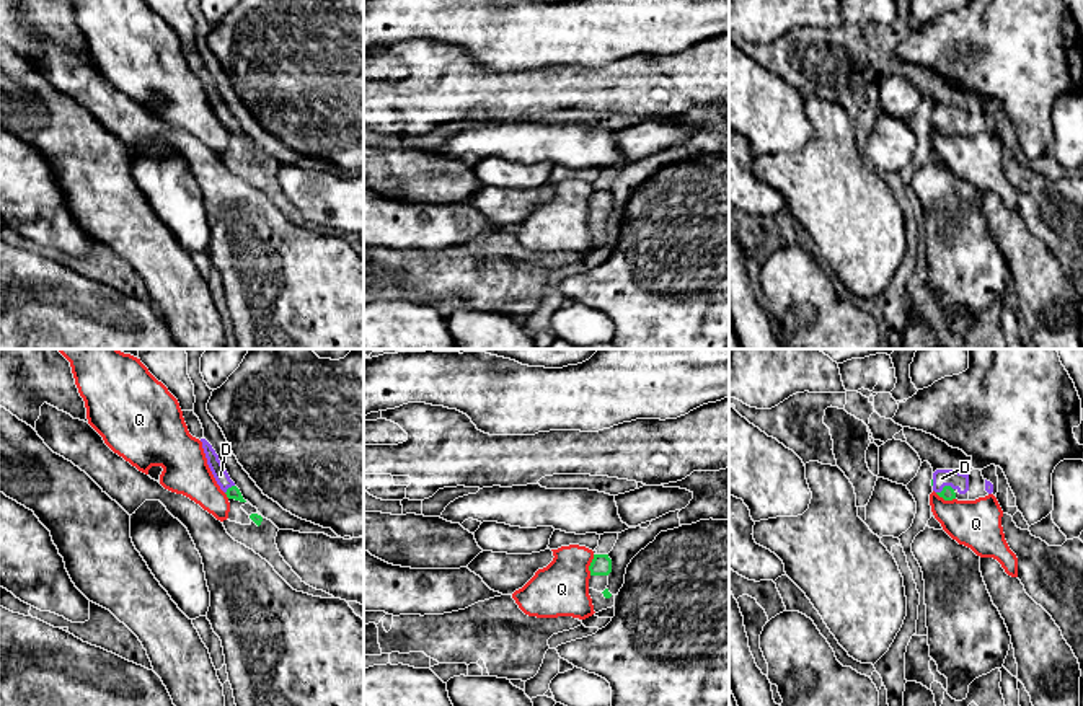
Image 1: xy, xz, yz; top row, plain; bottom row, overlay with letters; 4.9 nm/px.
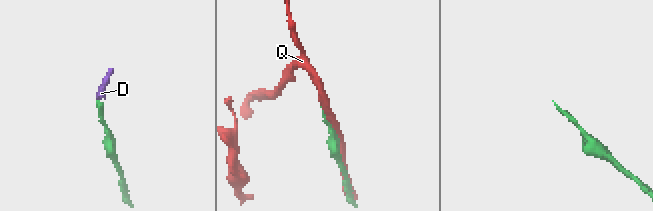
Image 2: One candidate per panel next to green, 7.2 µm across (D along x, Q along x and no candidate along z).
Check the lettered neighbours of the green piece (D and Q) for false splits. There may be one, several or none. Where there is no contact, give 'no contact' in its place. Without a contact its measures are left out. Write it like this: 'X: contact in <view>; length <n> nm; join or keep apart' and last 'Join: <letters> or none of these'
D: contact in yz; length 90 nm; join
Q: contact in xz; length 110 nm; keep apart
Join: D

